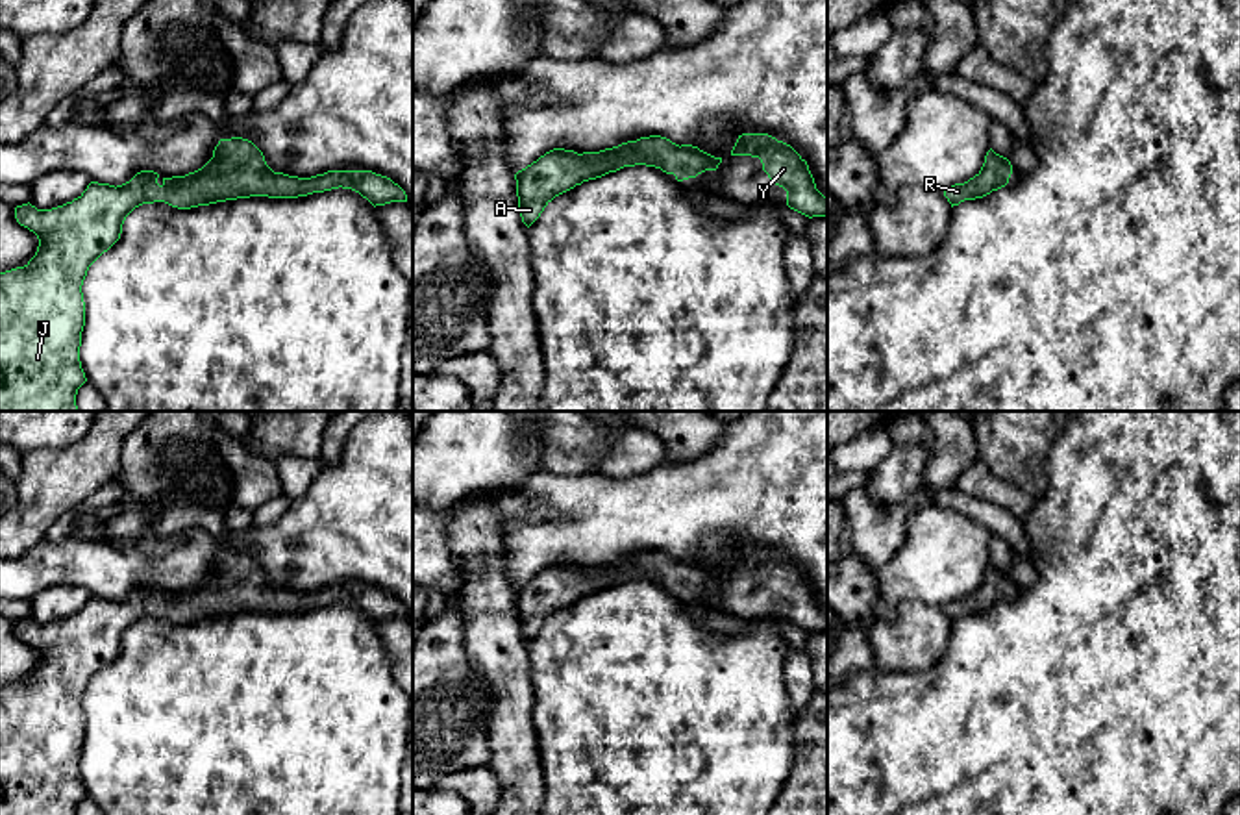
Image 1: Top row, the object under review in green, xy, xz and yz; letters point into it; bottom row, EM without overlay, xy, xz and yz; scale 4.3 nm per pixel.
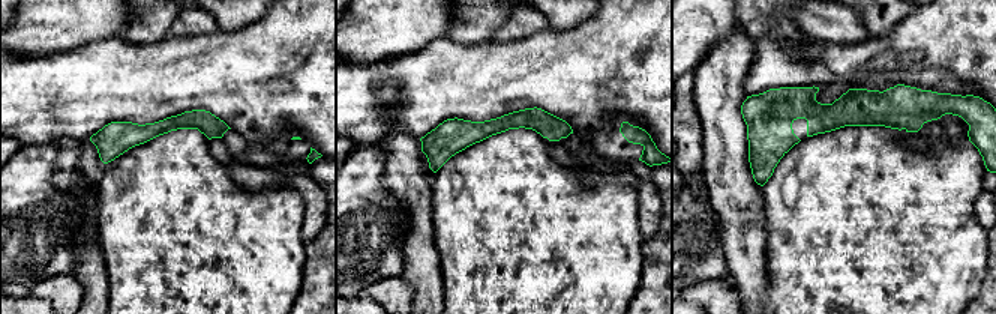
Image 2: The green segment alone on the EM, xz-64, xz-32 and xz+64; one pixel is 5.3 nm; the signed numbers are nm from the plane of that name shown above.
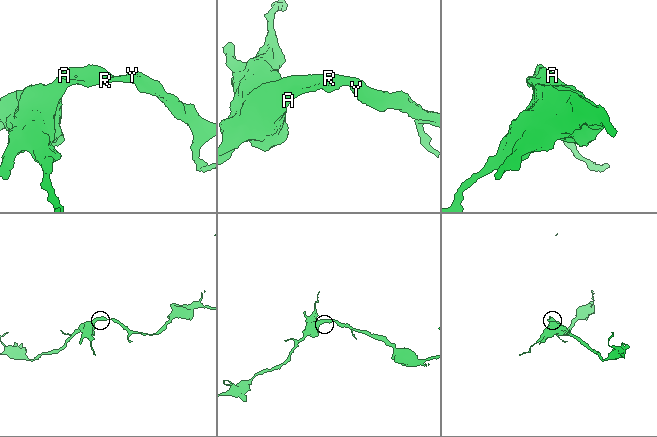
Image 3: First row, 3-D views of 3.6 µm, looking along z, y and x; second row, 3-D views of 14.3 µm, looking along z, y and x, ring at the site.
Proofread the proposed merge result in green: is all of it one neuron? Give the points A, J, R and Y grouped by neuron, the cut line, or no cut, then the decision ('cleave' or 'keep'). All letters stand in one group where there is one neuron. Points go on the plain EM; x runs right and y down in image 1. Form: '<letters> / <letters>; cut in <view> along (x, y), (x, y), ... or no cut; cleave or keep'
A J R Y; no cut; keep

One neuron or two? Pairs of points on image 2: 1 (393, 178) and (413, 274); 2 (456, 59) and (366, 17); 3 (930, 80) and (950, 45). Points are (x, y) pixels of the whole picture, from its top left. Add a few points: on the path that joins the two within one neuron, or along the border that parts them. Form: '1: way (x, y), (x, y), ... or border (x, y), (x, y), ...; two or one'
1: way (417, 202), (419, 250); one
2: border (444, 36), (429, 41), (417, 50), (393, 56); two
3: border (905, 54), (920, 53), (926, 68), (968, 87); two

